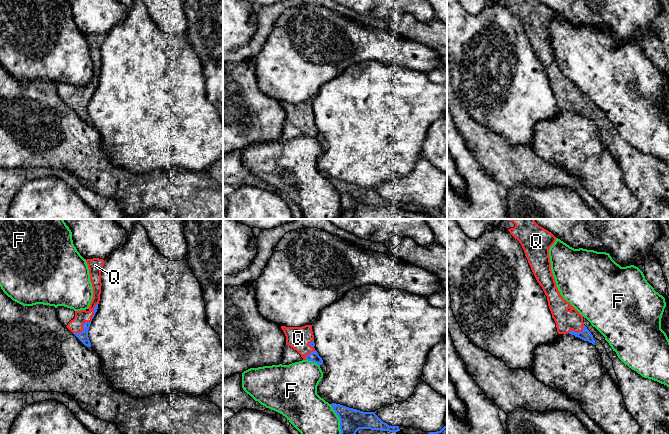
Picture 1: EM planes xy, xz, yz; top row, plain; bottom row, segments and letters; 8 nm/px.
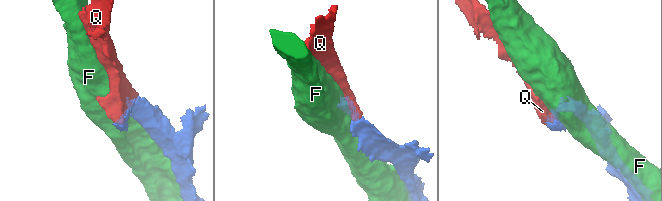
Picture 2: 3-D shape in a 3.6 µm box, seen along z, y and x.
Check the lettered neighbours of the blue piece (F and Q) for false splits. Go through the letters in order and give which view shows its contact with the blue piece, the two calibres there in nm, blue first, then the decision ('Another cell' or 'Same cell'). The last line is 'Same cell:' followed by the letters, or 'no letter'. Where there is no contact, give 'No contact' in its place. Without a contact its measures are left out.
F: Touches blue in xz. Thickness 190 nm (blue) against 320 nm. Another cell
Q: Touches blue in xy. Thickness 80 nm (blue) against 110 nm. Same cell
Same cell: Q

